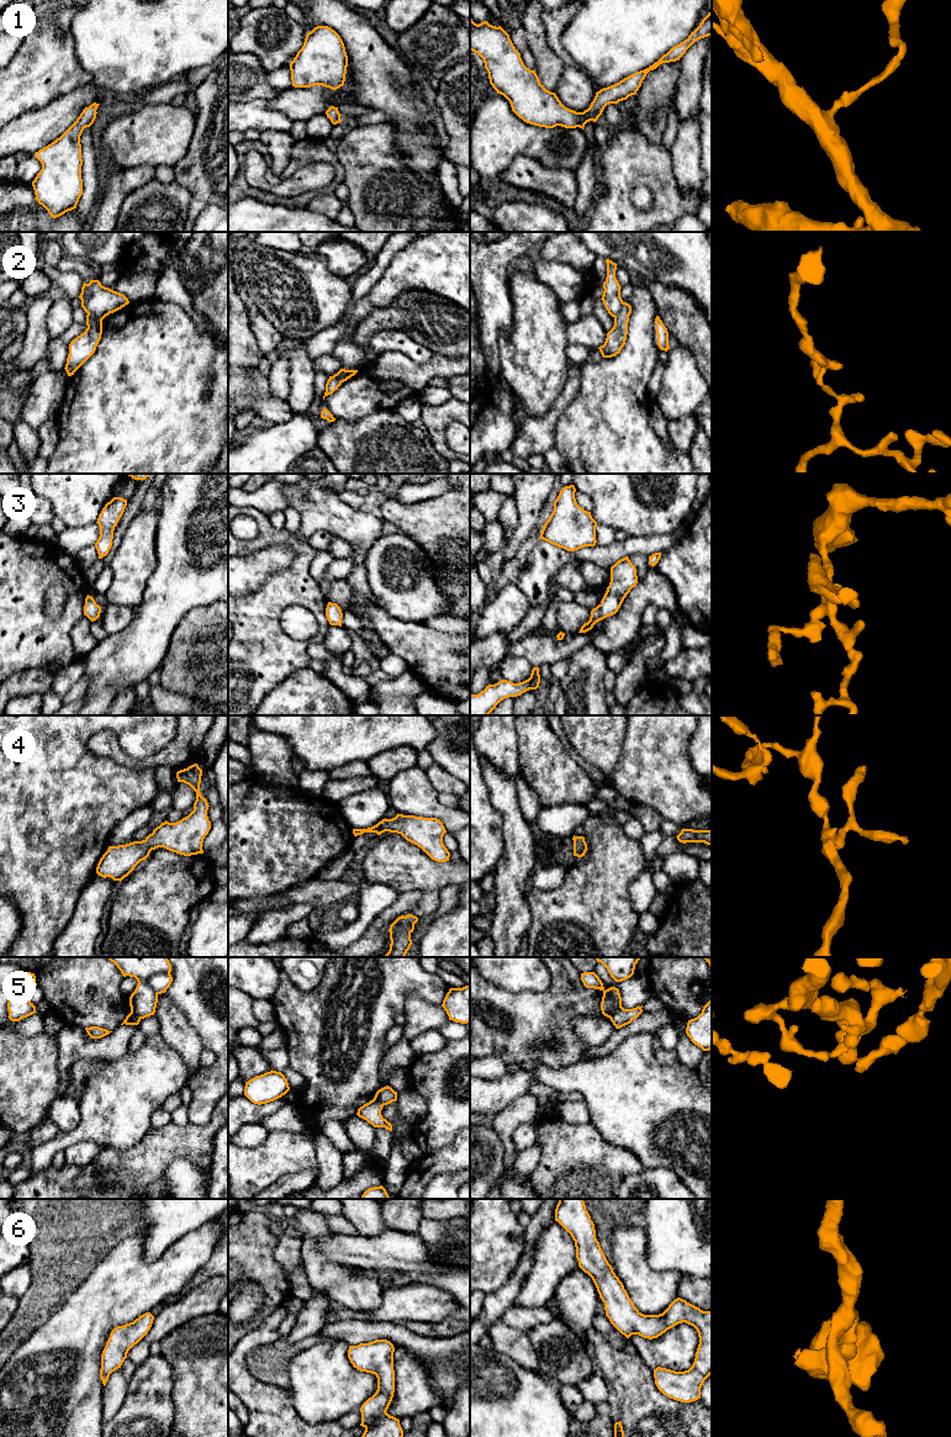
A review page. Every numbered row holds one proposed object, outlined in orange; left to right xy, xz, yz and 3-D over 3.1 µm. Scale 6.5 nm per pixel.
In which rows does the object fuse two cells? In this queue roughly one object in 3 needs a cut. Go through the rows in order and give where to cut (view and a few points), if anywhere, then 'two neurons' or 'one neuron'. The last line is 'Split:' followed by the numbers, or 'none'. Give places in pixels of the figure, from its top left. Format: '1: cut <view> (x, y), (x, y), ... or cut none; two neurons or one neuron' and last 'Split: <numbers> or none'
1: cut none; one neuron
2: cut yz (624, 302), (614, 317); two neurons
3: cut none; one neuron
4: cut none; one neuron
5: cut xy (169, 972), (156, 972), (146, 982); two neurons
6: cut none; one neuron
Split: 2, 5

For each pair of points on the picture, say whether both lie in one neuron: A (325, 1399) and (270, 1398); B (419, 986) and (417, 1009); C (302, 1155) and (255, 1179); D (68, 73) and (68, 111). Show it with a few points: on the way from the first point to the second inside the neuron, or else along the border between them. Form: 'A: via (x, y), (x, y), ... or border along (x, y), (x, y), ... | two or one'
A: border along (285, 1388), (290, 1394), (292, 1409), (307, 1422) | two
B: border along (440, 1005), (431, 1005), (410, 993), (403, 1013) | two
C: via (291, 1155), (280, 1155), (267, 1168) | one
D: border along (91, 80), (58, 95), (43, 106) | two

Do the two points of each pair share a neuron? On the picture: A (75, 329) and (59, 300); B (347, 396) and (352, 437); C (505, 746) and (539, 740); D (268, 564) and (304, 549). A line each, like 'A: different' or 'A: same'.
A: different
B: different
C: different
D: different

